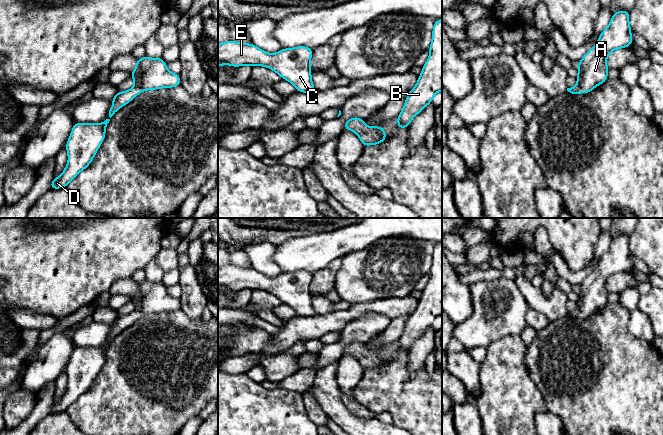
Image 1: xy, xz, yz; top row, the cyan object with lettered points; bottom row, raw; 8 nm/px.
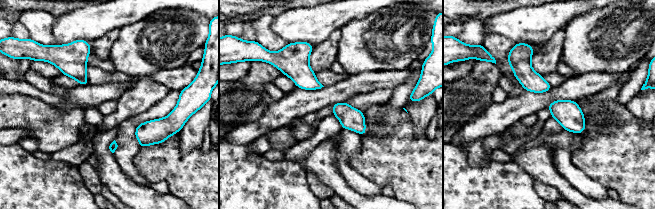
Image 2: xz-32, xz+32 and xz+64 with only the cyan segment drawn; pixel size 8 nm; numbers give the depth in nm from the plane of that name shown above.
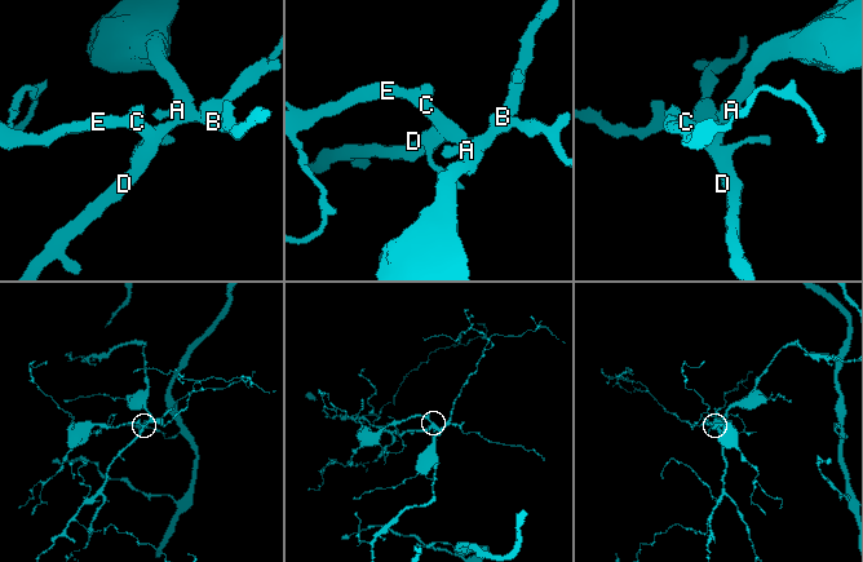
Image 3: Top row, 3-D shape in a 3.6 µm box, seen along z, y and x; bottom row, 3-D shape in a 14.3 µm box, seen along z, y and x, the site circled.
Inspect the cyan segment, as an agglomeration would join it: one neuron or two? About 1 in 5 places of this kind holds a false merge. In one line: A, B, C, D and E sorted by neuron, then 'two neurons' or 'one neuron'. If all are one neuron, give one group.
groups A B C D E; one neuron

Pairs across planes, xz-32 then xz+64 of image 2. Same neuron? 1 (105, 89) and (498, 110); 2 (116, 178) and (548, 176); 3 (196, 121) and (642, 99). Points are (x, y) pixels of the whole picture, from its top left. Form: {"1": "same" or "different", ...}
{"1": "same", "2": "same", "3": "same"}

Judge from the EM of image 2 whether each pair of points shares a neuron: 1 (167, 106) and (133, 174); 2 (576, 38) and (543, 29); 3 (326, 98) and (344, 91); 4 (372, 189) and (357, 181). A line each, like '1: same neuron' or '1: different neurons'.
1: same neuron
2: different neurons
3: same neuron
4: same neuron

